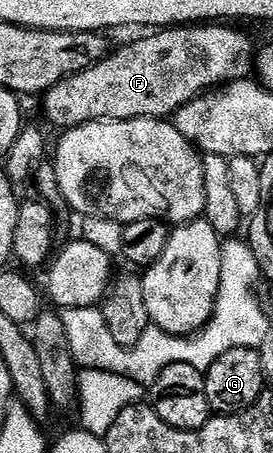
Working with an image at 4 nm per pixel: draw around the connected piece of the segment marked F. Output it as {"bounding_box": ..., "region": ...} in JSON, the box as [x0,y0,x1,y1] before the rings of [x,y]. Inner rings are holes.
{"bounding_box":[42,23,252,127],"region":[[[180,23],[113,48],[90,68],[71,73],[47,90],[42,97],[44,113],[59,127],[100,117],[167,118],[193,98],[249,76],[250,65],[244,62],[244,53],[251,54],[252,45],[246,34],[228,25],[231,24]]]}

